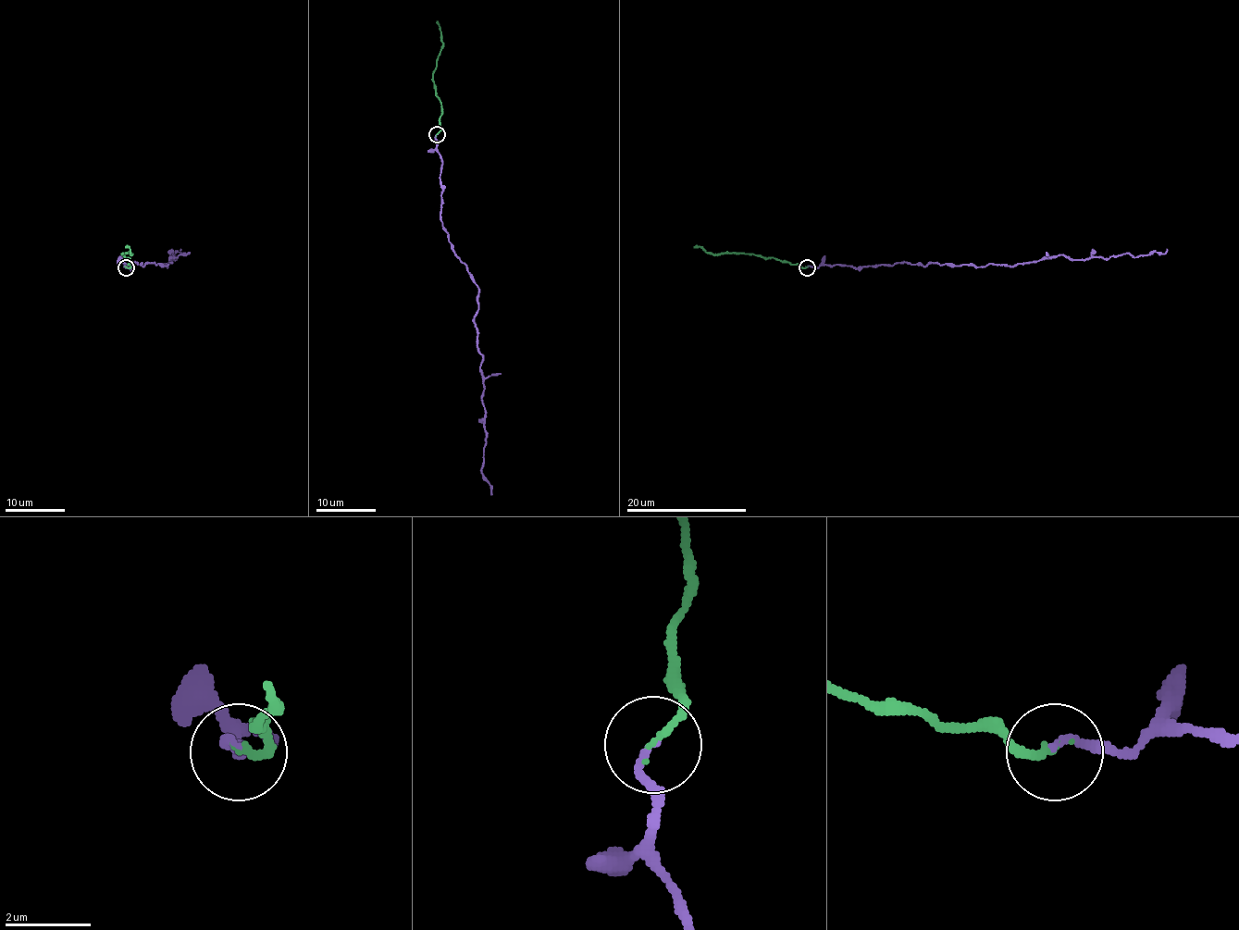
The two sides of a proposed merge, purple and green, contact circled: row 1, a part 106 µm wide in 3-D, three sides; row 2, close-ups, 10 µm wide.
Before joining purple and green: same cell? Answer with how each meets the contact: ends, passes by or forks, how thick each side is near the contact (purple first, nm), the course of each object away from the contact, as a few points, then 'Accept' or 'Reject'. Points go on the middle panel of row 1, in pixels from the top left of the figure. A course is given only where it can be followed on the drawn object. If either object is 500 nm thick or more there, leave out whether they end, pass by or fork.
At the ring purple ends. At the ring green ends. Thickness 180 nm (purple) against 140 nm. Course of purple: (437, 134), (440, 221), (452, 251), (479, 290), (475, 326), (482, 356), (482, 475), (492, 494). Course of green: (437, 134), (440, 130), (441, 103), (436, 94), (432, 70), (443, 43), (437, 21). Accept

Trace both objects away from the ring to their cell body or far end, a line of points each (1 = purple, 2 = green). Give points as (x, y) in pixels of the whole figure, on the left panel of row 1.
1: (126, 267), (137, 263), (167, 267), (164, 264), (181, 249)
2: (126, 267), (130, 267), (130, 260), (121, 254), (132, 254), (126, 246)

